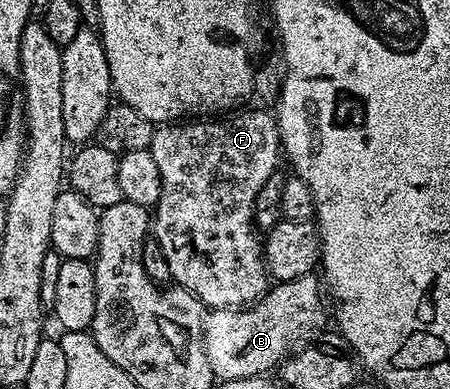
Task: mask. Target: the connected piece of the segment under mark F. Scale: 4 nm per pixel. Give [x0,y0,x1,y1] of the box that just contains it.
[148,110,282,309]

